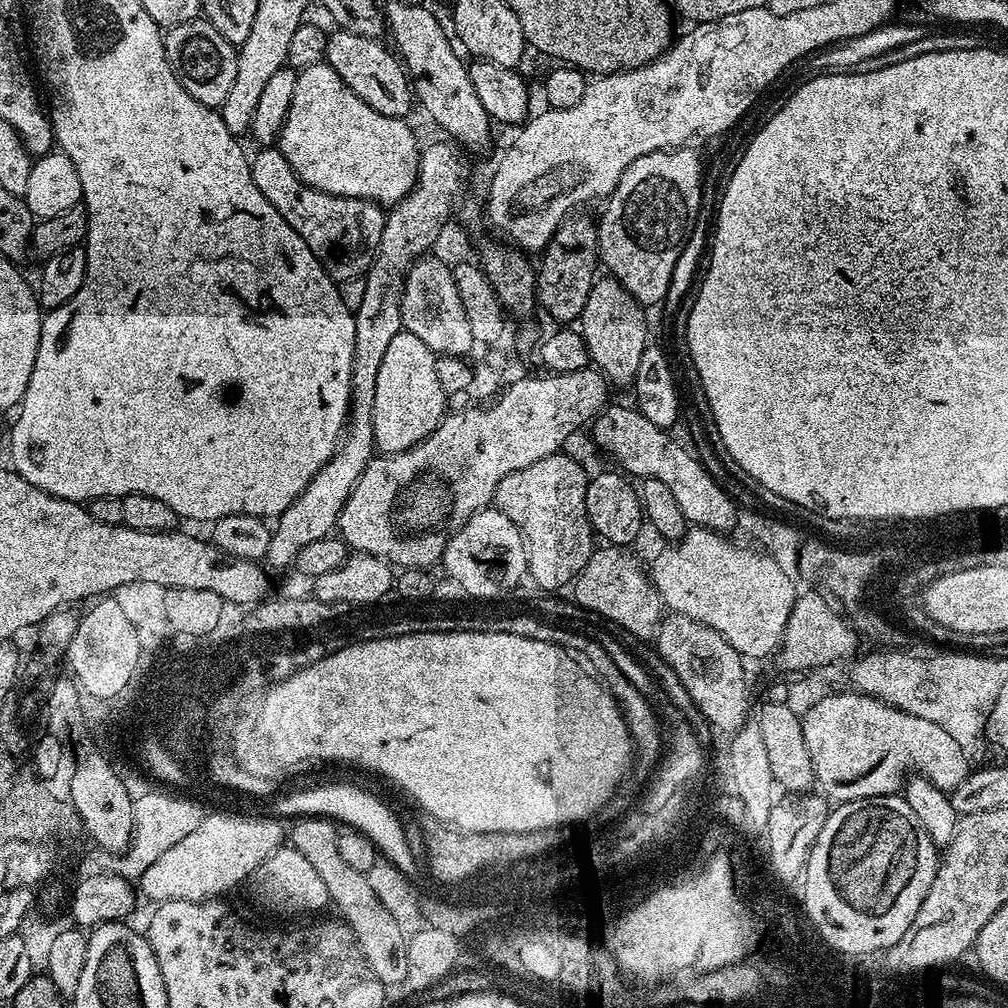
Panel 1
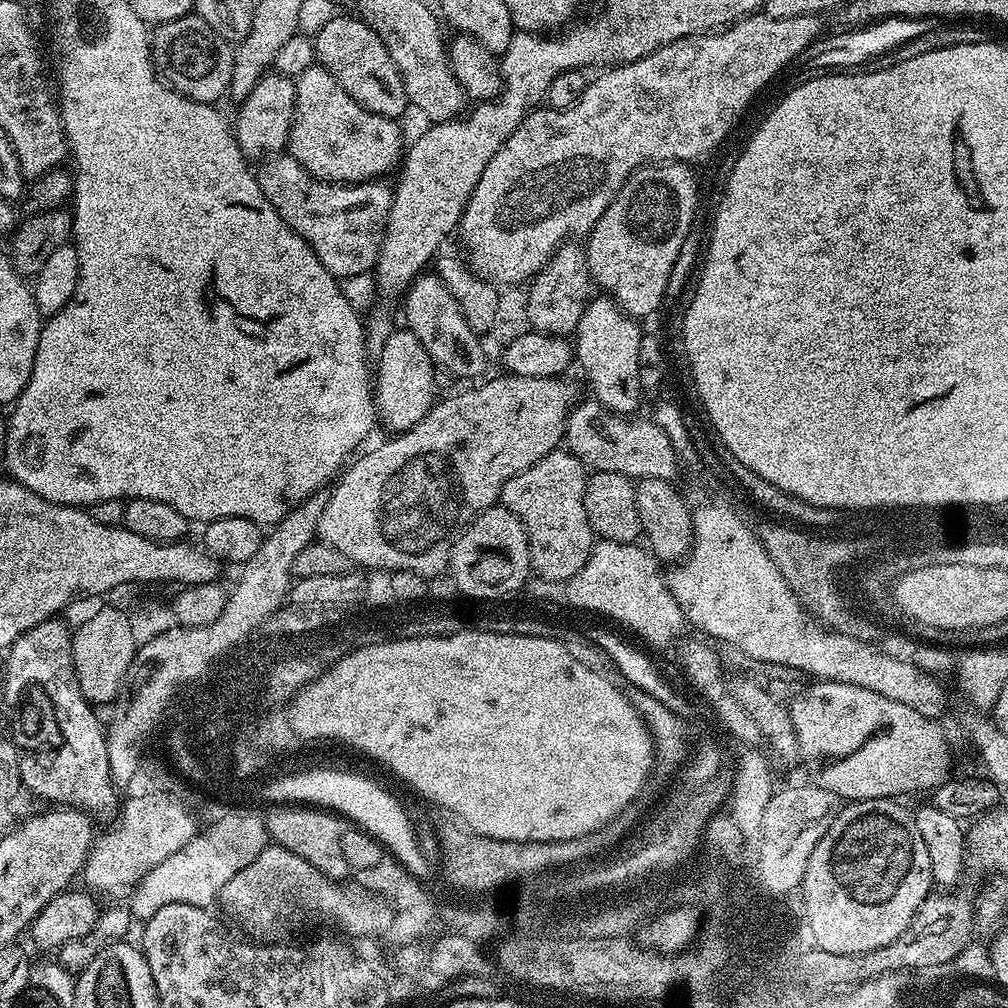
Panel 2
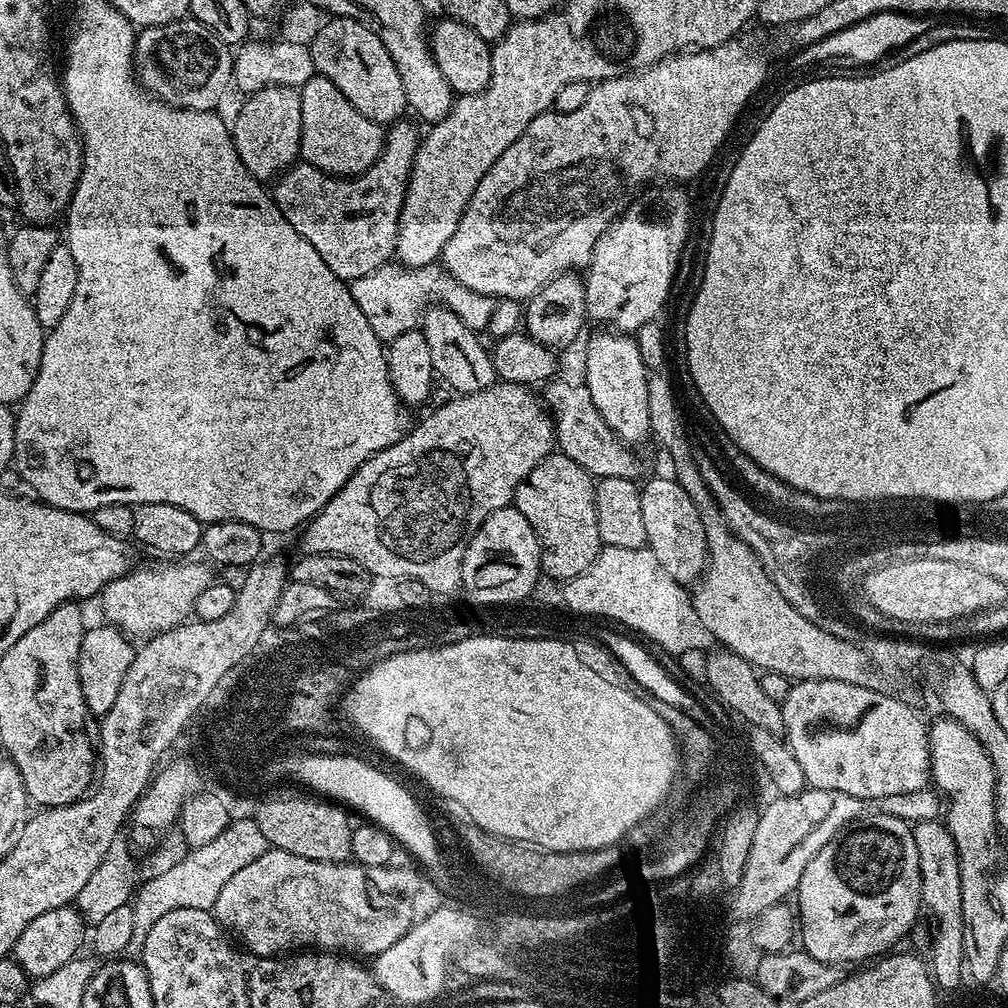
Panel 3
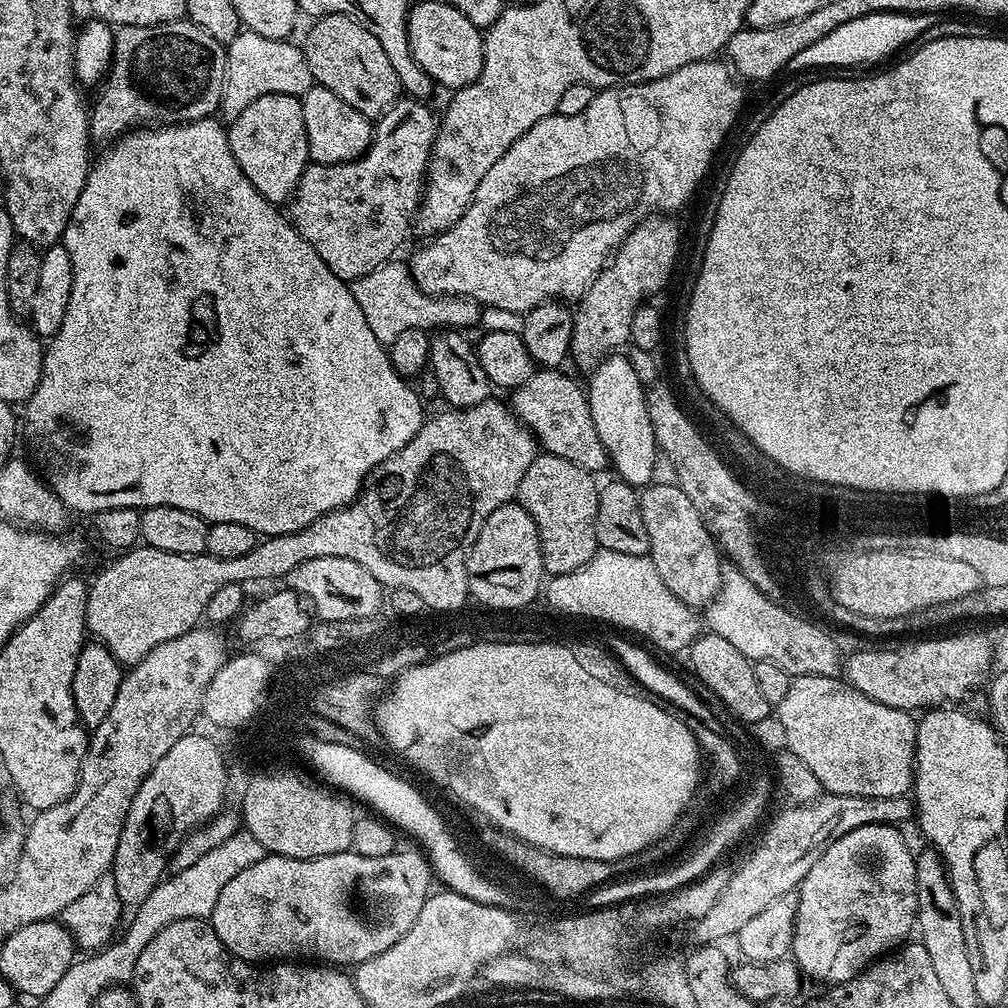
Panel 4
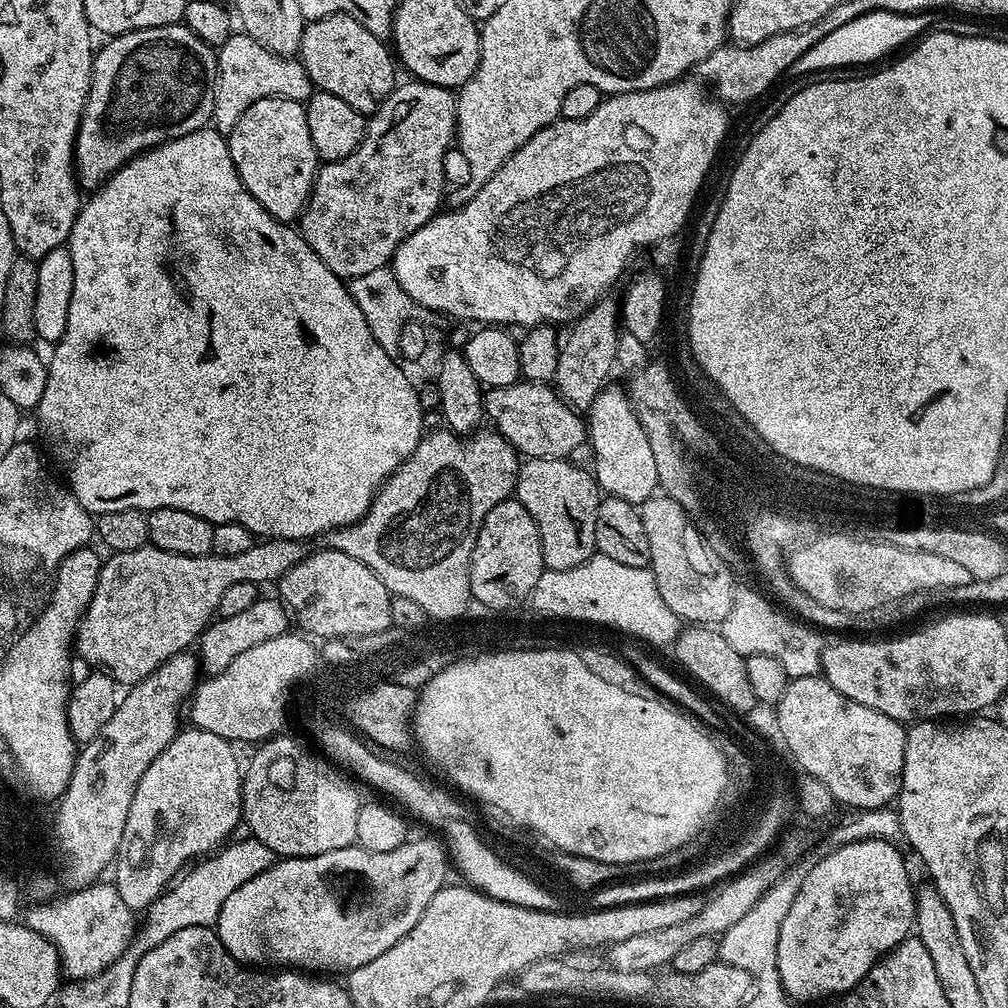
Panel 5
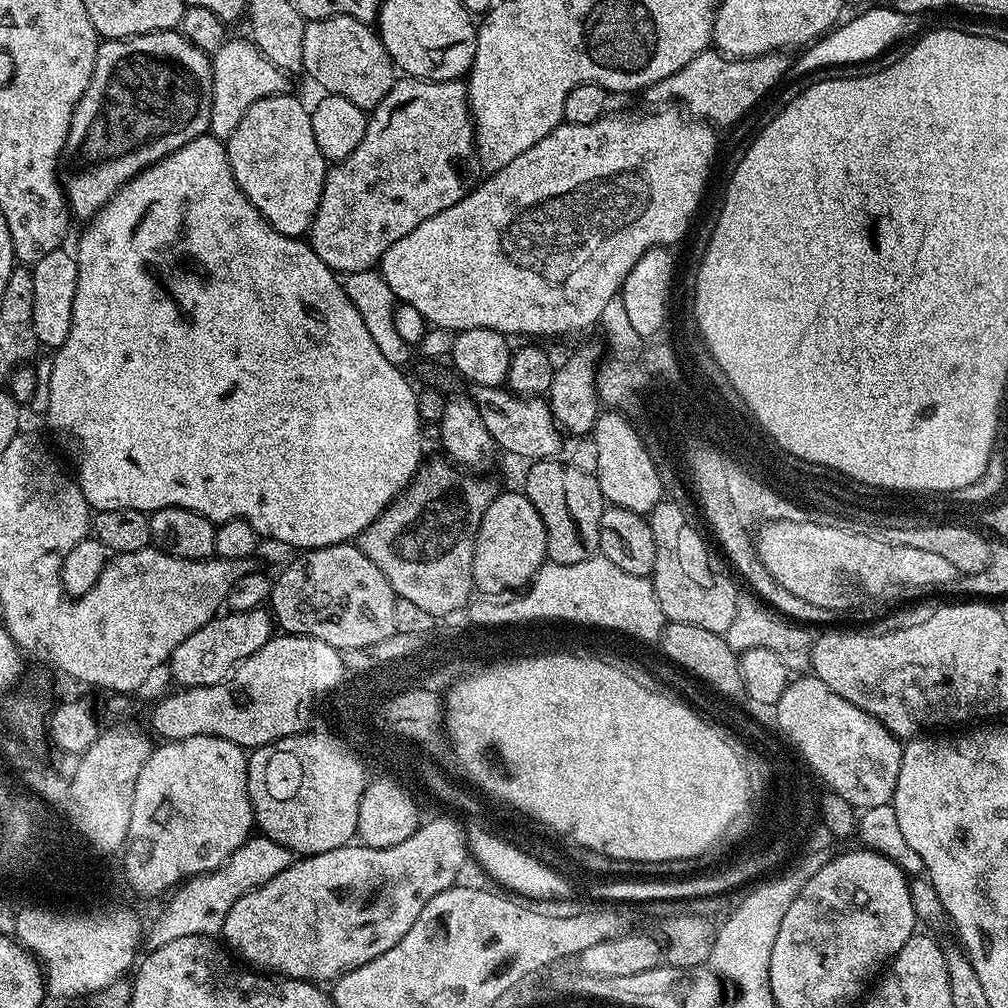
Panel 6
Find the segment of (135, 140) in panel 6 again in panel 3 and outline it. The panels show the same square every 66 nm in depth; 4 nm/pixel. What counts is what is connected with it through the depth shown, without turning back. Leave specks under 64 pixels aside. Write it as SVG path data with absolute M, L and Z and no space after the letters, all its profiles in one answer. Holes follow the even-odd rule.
M185 18L162 26L139 29L136 38L134 71L139 83L151 95L190 110L211 112L233 83L234 52L206 26Z

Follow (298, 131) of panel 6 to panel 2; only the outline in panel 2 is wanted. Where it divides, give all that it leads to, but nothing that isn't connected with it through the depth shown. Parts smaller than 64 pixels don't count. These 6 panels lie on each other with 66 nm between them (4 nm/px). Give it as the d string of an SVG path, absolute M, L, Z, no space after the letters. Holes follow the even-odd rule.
M266 74L254 86L247 99L239 105L240 113L234 119L238 146L252 162L263 162L281 155L288 147L292 119L296 113L296 82L291 76Z

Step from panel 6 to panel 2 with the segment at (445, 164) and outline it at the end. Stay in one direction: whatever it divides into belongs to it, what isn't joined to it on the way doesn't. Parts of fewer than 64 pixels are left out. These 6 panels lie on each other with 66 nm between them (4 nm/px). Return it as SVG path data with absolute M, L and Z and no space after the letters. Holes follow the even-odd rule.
M273 156L256 172L262 194L281 218L318 254L318 262L337 278L368 274L376 267L390 218L393 189L384 182L331 184L310 175L293 156Z

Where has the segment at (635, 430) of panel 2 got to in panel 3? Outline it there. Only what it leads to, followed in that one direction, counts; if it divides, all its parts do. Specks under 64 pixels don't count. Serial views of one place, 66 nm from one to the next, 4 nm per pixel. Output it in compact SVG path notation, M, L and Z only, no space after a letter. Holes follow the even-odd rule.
M553 378L543 385L542 400L552 419L556 431L556 448L566 458L578 462L593 478L624 478L635 481L640 472L640 460L633 449L619 440L610 426L598 414L598 406L590 398L590 390L583 382L571 384L568 380Z

